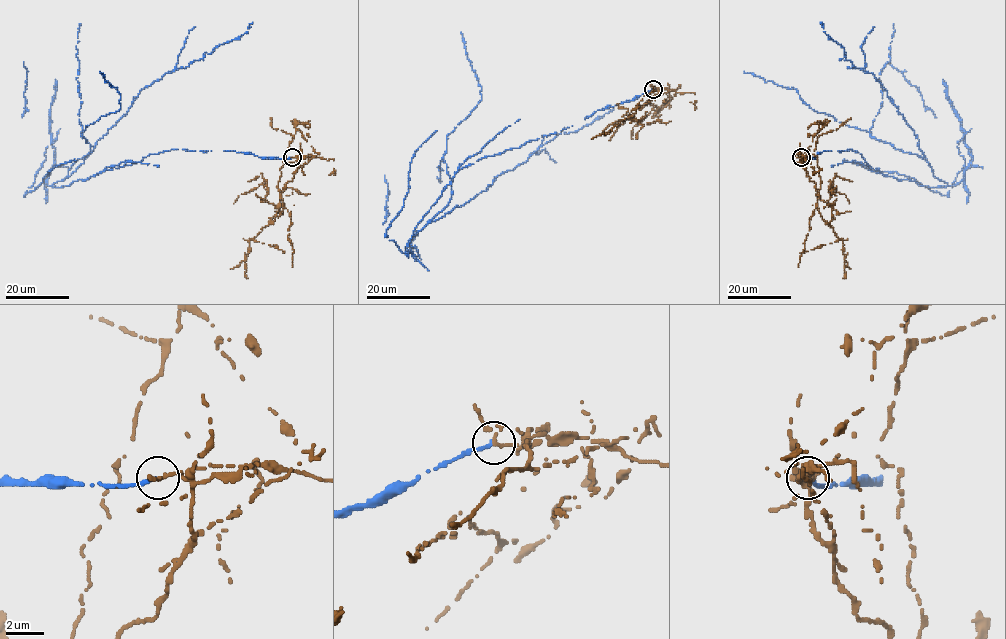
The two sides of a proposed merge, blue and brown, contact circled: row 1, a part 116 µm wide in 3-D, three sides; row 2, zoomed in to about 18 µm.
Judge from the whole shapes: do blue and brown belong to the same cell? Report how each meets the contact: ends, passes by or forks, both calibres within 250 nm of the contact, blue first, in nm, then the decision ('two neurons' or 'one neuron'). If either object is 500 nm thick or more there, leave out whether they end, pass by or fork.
blue ends | brown ends | 240/280 nm | two neurons

